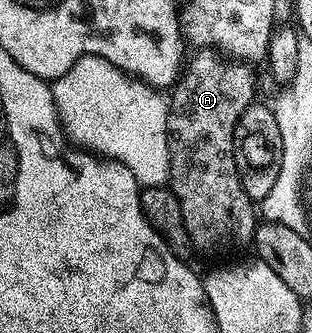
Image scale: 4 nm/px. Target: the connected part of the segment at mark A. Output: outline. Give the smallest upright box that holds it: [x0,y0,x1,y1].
[167,51,259,257]

